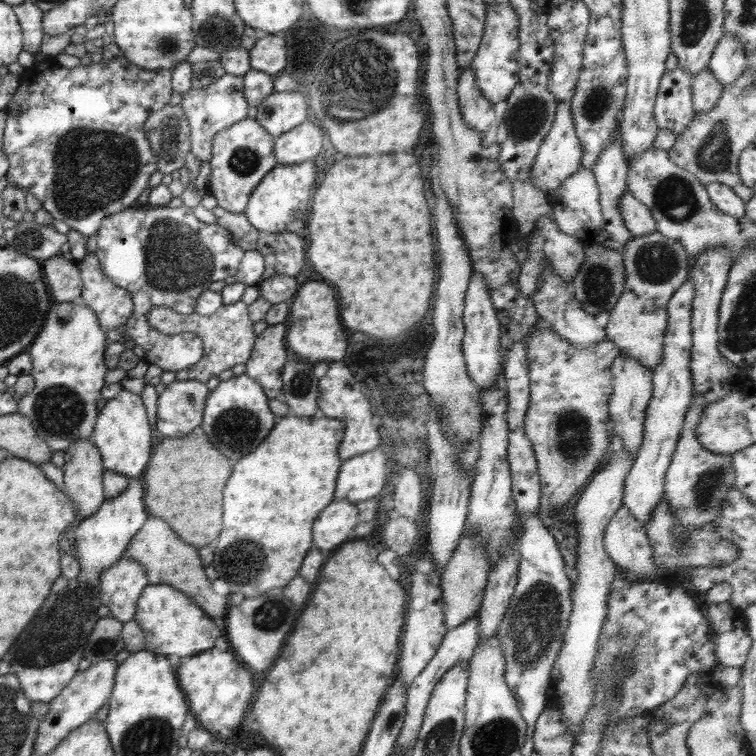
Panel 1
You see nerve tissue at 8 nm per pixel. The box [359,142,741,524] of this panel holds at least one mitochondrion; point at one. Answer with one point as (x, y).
(674, 197)

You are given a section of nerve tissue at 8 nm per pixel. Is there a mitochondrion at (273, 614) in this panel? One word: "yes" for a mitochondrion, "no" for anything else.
yes

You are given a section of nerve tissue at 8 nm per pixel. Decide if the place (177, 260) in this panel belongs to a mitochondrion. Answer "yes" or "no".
yes

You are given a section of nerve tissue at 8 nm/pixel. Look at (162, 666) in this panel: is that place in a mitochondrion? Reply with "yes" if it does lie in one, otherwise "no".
no

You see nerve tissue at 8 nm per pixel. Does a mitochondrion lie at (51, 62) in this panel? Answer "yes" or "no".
no

